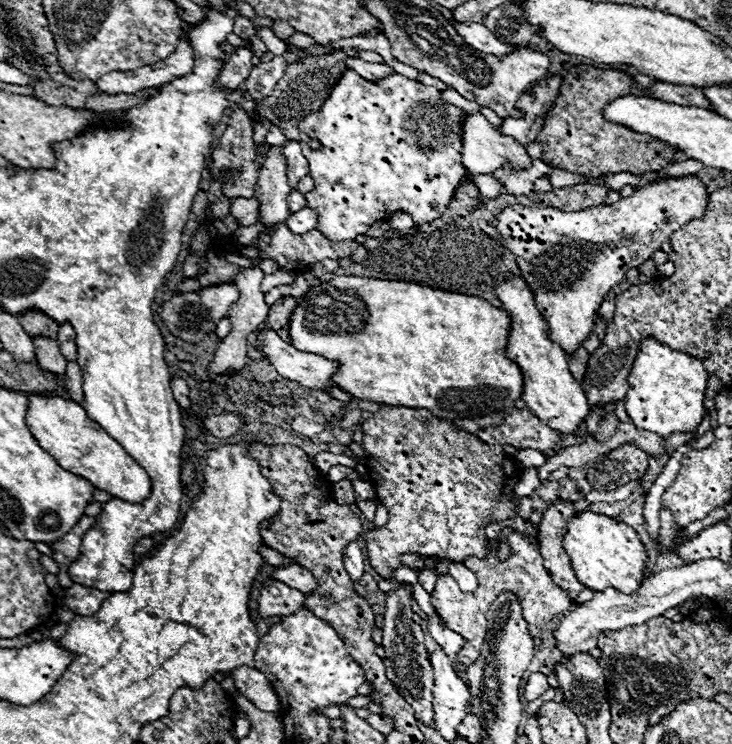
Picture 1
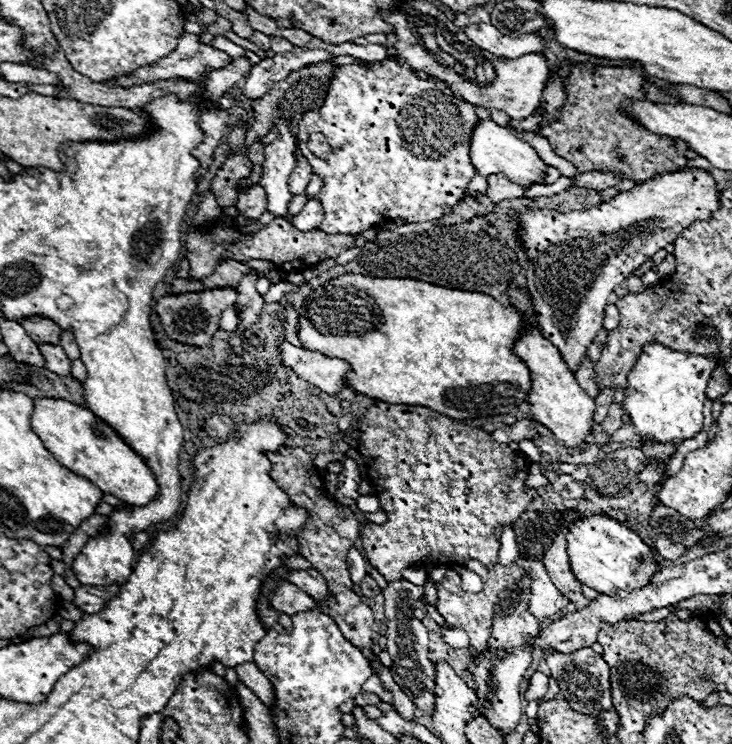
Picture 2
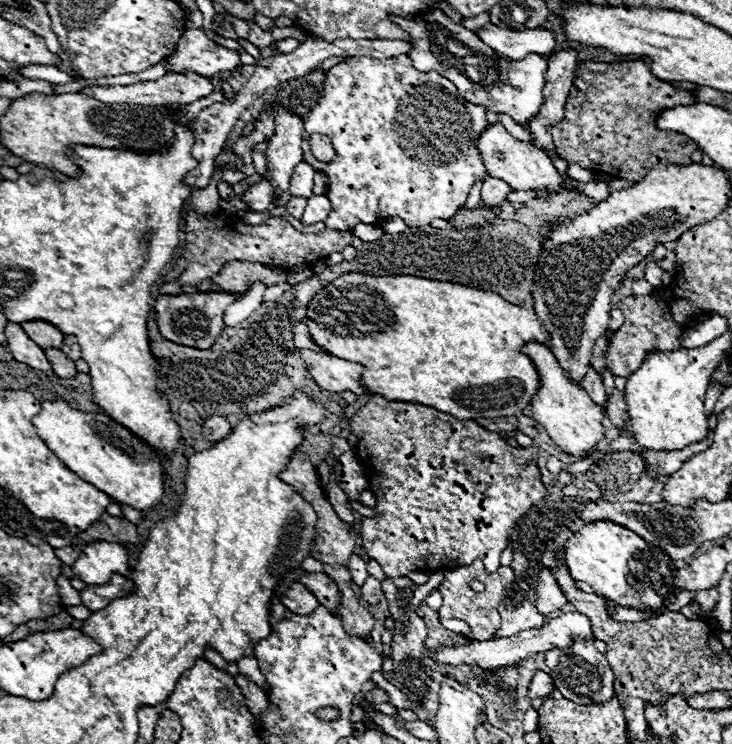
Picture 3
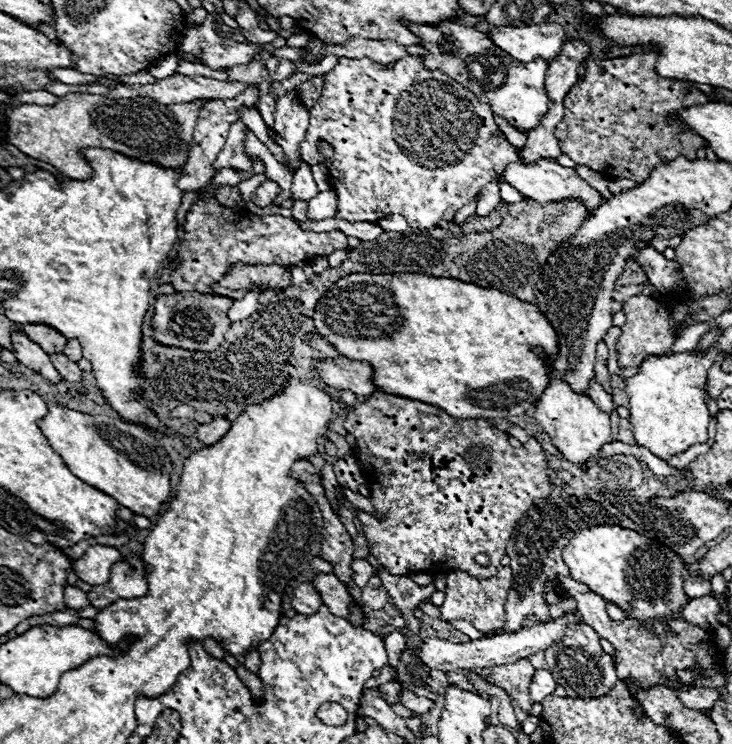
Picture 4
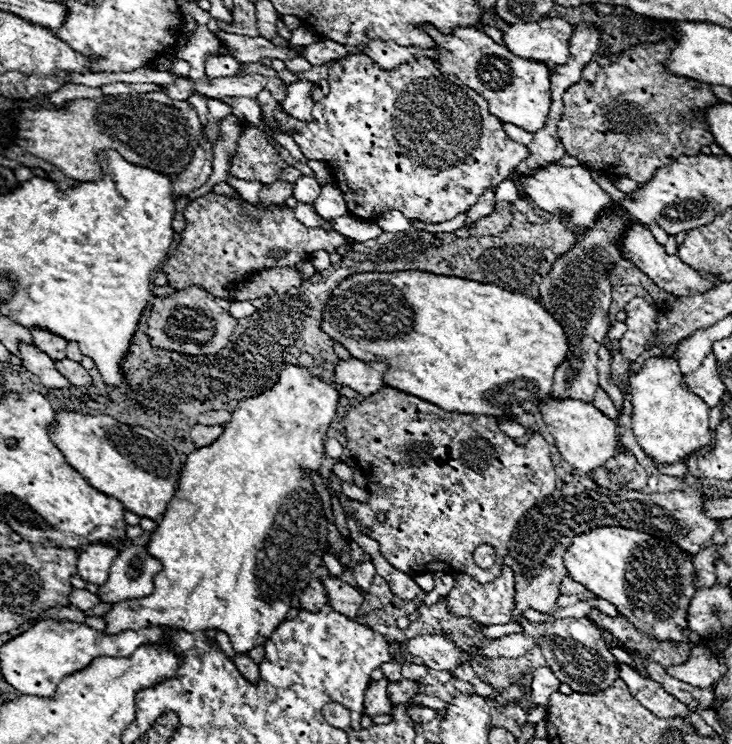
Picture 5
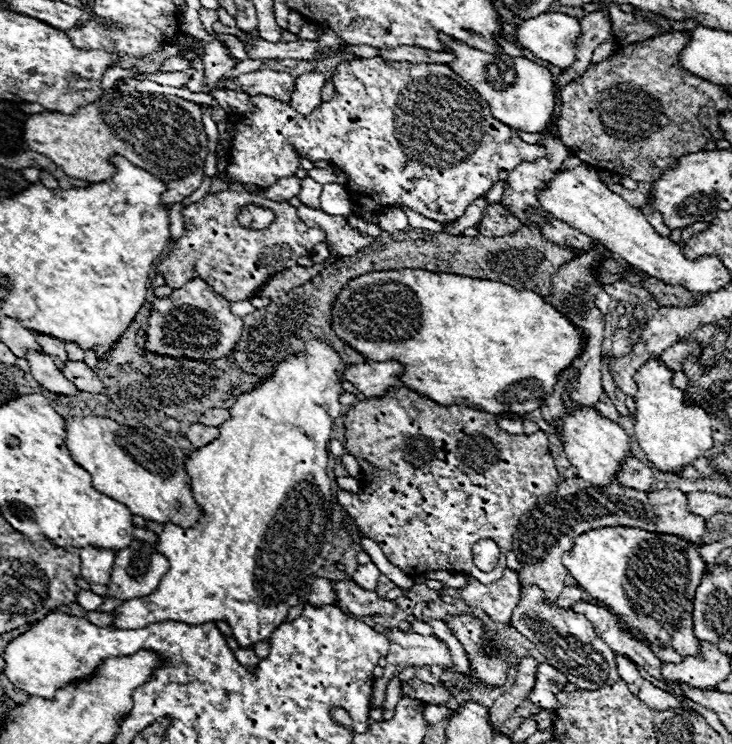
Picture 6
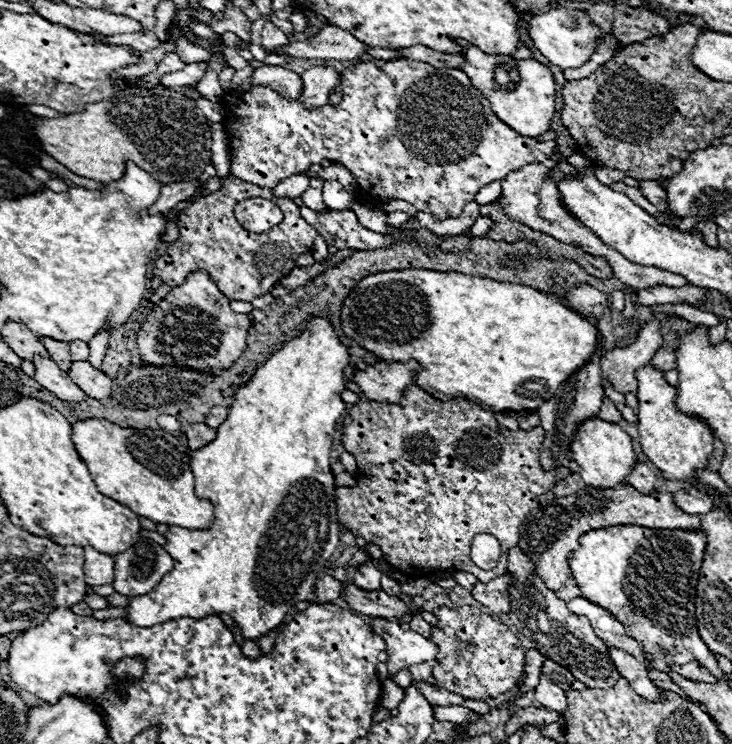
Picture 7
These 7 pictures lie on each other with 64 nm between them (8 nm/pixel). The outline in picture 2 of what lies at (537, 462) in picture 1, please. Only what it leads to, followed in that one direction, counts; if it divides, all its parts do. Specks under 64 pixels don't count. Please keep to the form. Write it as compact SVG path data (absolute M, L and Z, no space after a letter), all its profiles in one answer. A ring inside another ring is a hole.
M520 442L520 452L530 460L530 462L540 462L540 450L536 448L534 442Z

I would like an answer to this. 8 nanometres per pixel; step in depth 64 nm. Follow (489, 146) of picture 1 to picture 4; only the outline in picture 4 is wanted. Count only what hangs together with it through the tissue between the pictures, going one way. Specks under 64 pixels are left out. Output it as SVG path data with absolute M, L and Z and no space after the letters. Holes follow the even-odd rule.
M518 148L518 150L520 150L520 160L506 166L506 170L502 172L502 182L510 184L524 196L528 196L540 204L548 204L548 202L564 200L564 198L580 198L586 204L588 212L592 212L592 208L598 208L604 202L604 198L592 186L588 186L572 168L562 168L560 164L556 164L550 158L538 158L532 164L524 164L522 148Z

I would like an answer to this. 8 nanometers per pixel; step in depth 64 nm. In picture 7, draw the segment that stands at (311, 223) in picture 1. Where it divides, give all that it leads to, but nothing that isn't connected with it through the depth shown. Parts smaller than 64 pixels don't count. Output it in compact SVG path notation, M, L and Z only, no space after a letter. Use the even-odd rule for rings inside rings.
M330 180L330 182L324 182L324 204L334 212L334 210L346 210L354 204L350 192L346 192L346 188L336 182L336 180Z

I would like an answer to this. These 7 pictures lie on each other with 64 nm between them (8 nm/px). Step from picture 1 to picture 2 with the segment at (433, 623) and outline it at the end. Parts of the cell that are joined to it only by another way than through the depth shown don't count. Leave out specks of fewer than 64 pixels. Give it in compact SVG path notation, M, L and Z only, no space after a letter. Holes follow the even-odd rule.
M441 627L441 637L443 641L455 649L469 647L469 637L464 630L458 628L448 629Z

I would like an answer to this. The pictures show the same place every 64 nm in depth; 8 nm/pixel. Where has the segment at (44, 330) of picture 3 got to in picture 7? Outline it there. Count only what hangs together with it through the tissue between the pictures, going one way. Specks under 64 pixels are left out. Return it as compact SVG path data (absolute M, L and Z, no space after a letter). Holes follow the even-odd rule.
M42 336L40 342L48 350L50 358L60 366L60 370L68 372L68 366L72 364L72 358L68 354L68 344L66 342L60 342L60 340L54 340L54 338L46 338L46 336Z

